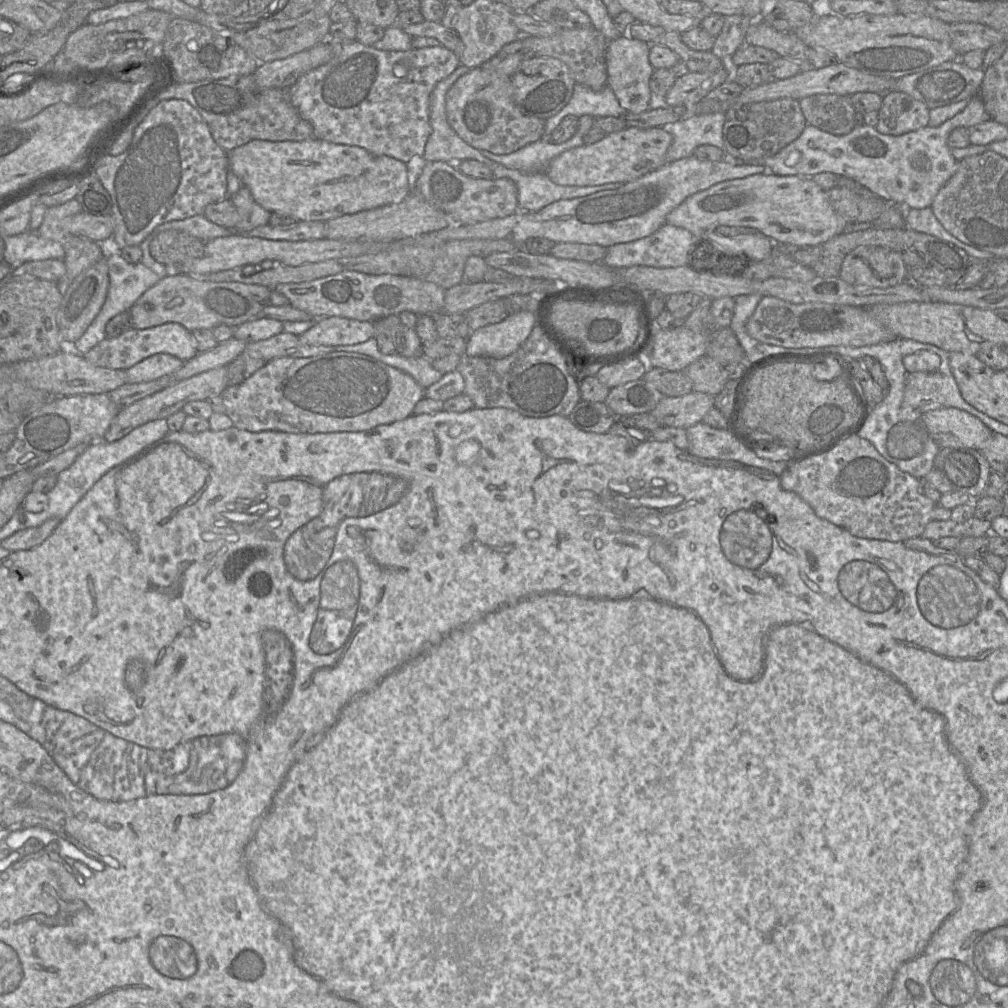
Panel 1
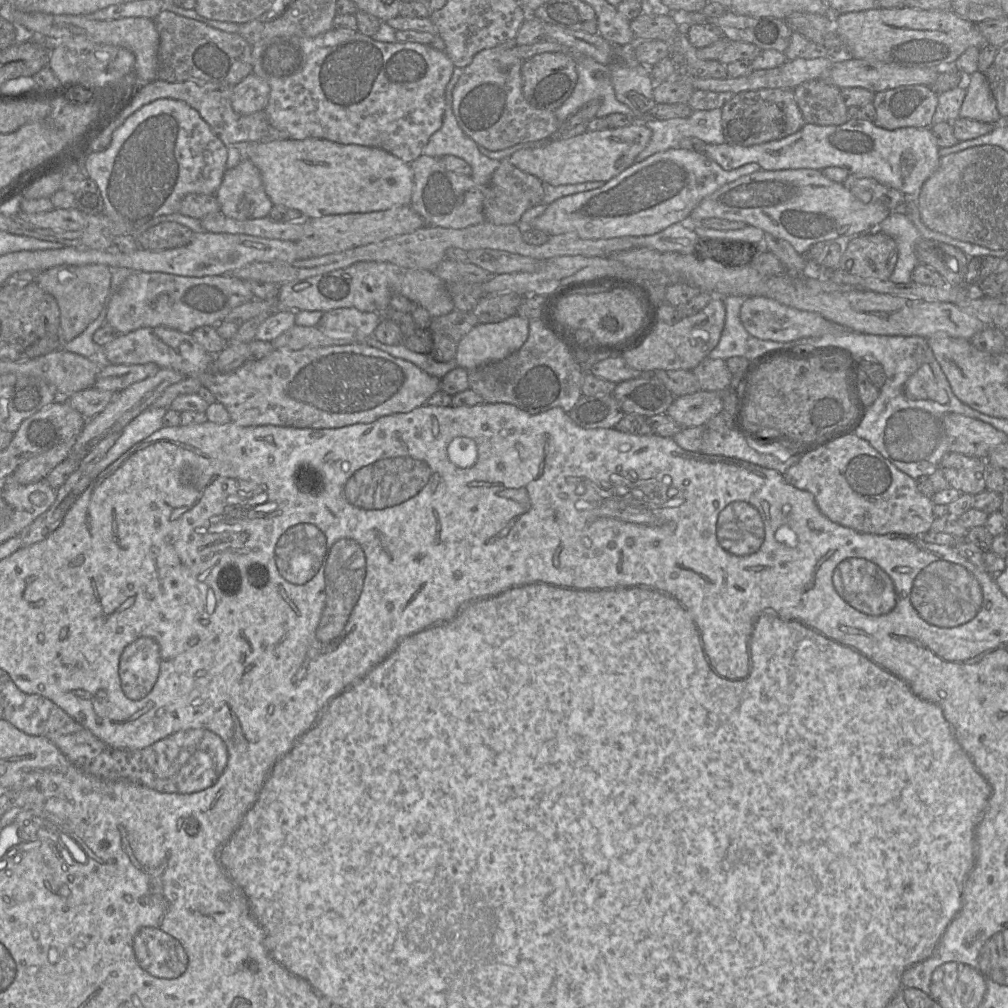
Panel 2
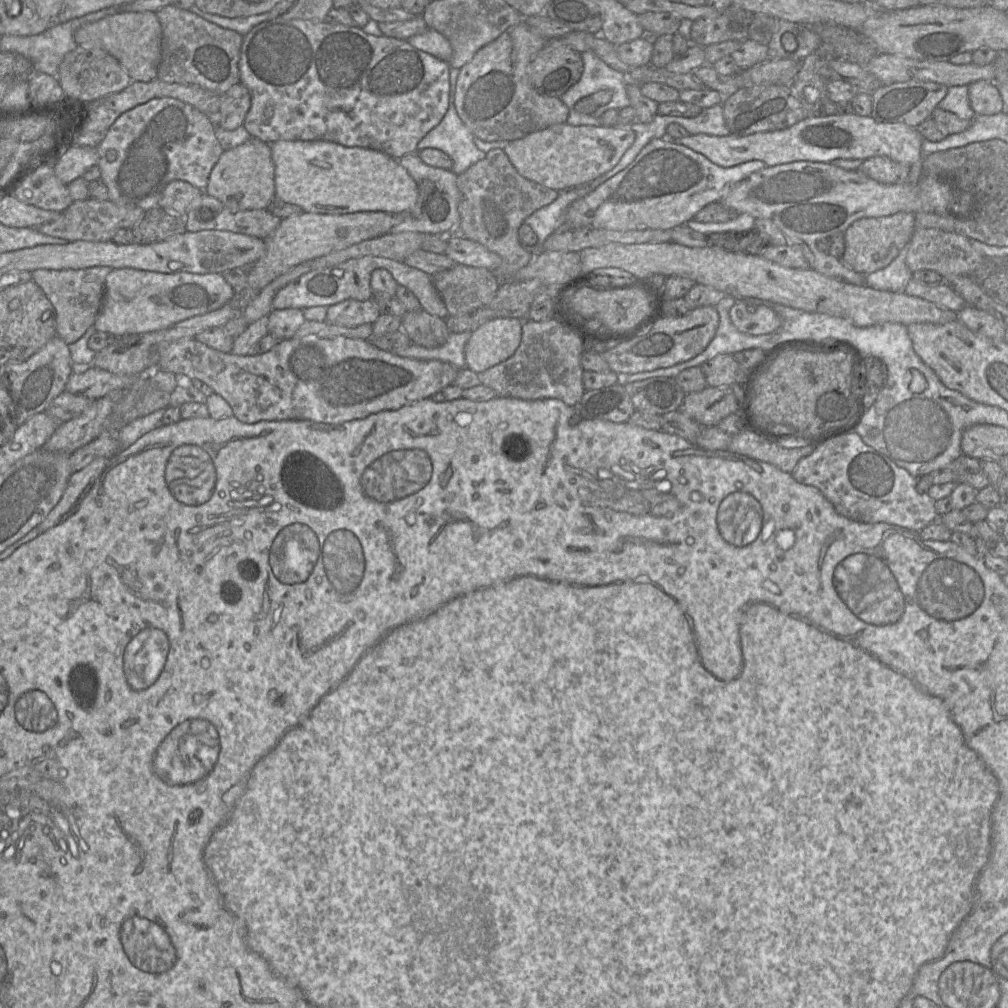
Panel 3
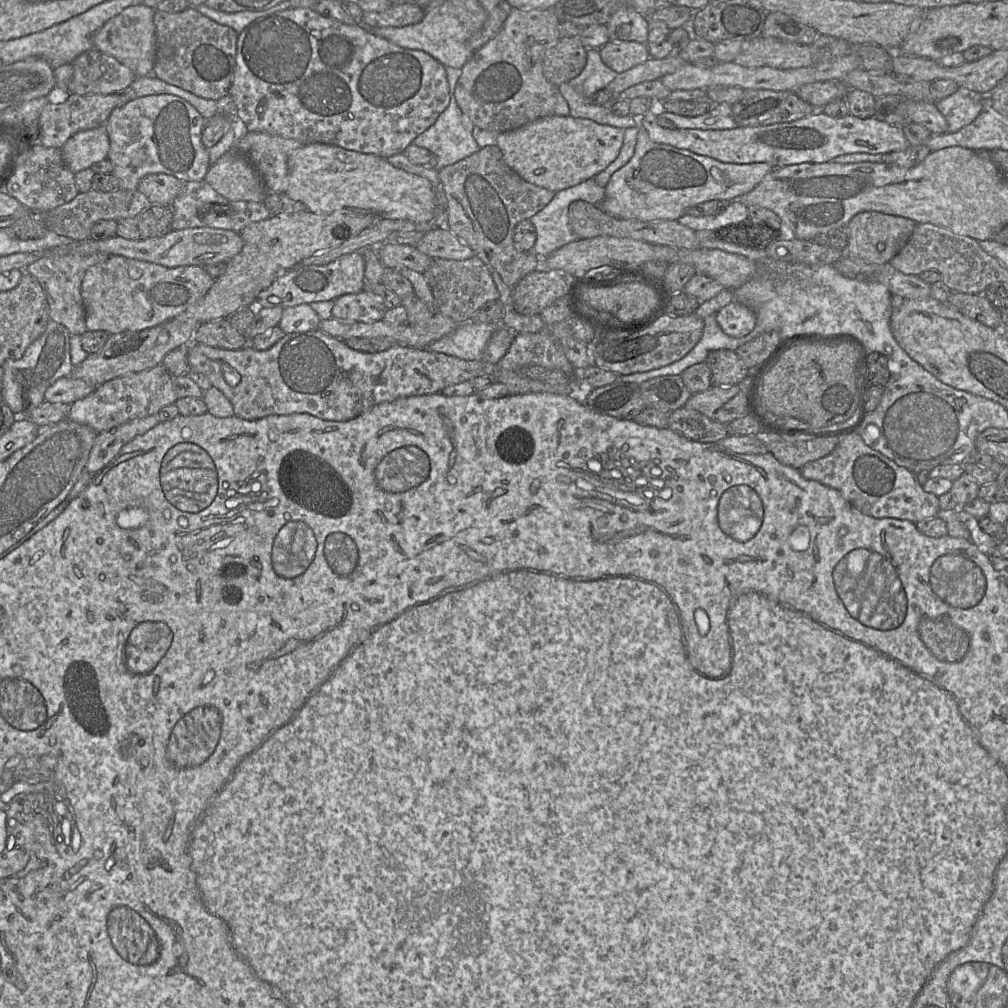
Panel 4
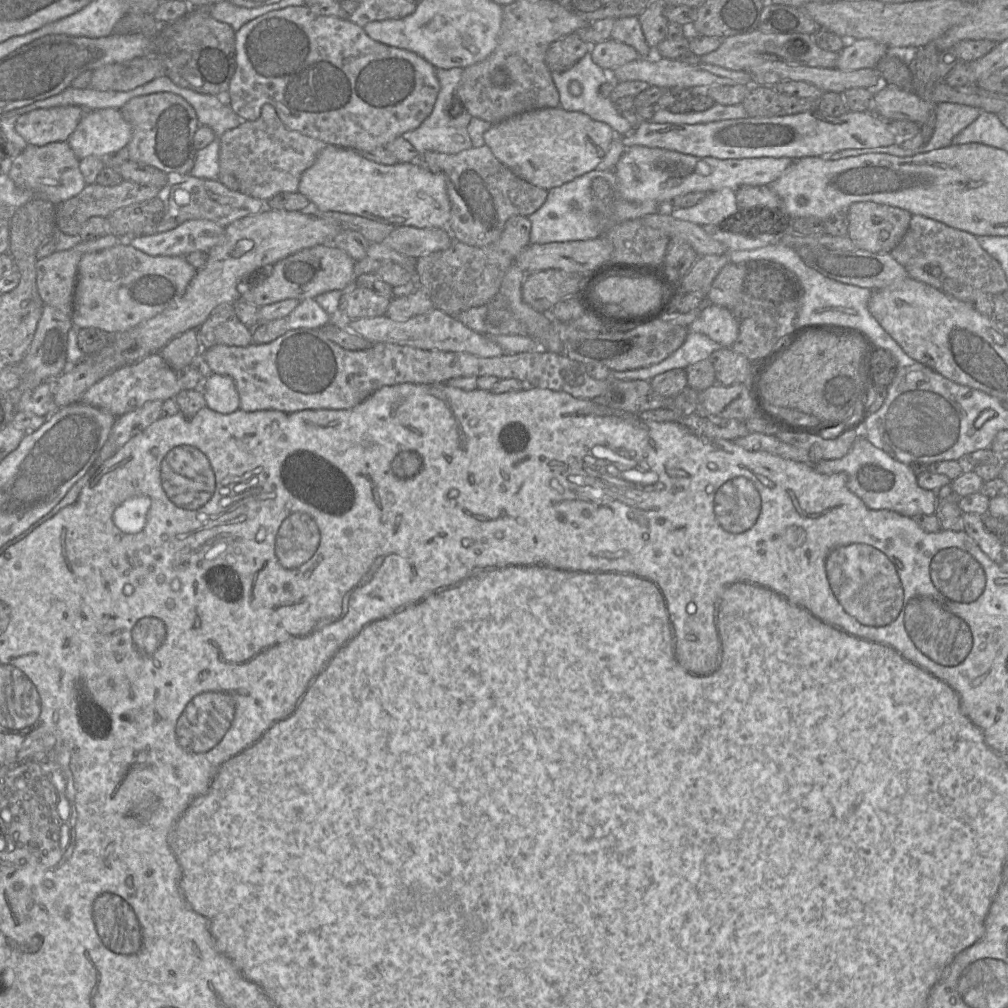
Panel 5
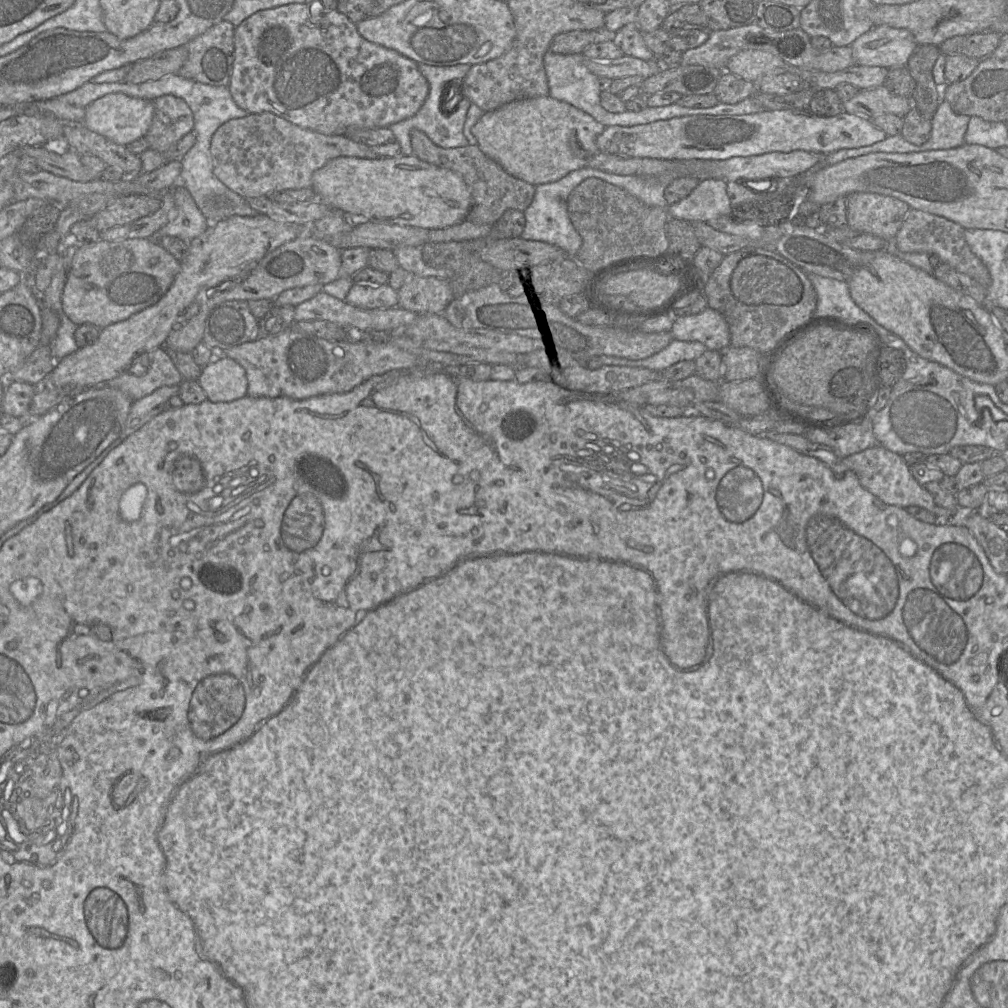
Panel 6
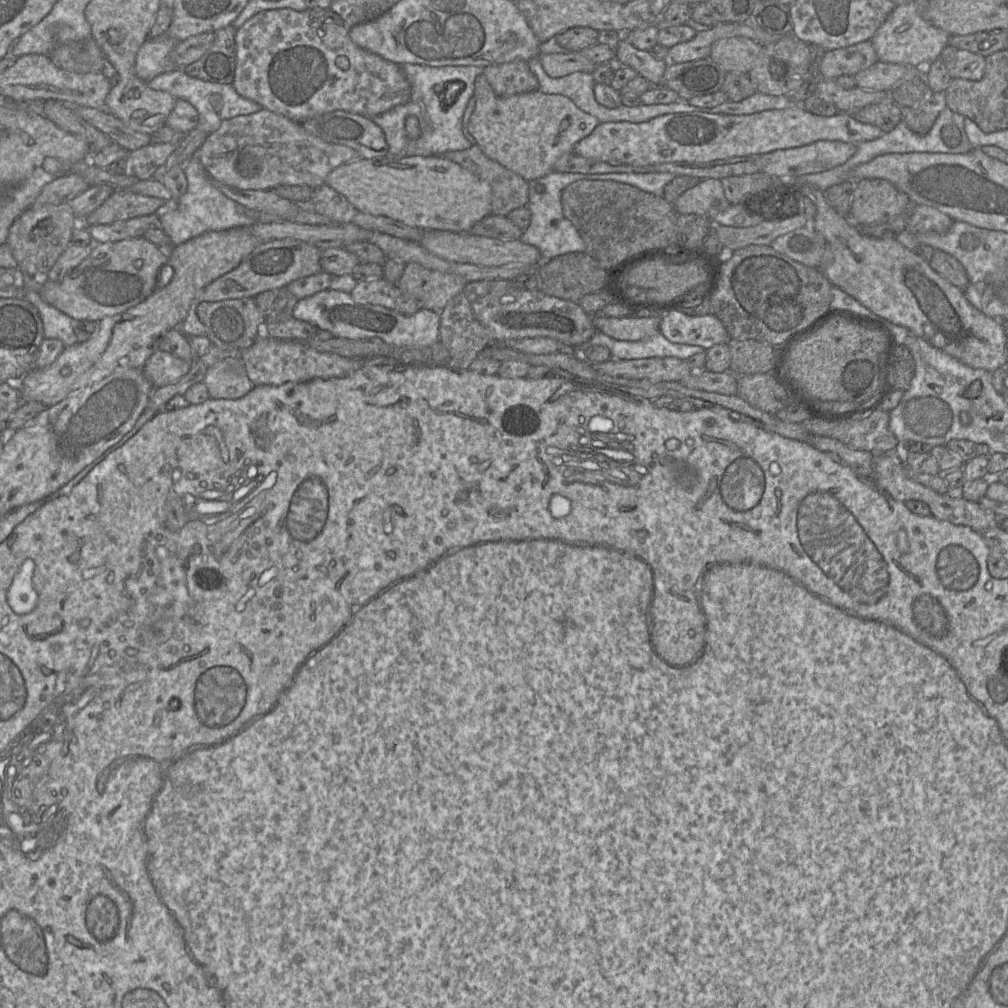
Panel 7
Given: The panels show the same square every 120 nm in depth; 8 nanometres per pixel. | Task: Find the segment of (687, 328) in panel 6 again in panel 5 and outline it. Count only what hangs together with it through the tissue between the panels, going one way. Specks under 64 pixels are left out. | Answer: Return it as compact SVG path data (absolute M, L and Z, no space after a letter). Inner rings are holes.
M714 304L704 308L687 328L688 332L707 335L723 347L731 347L739 333L739 324L733 314Z

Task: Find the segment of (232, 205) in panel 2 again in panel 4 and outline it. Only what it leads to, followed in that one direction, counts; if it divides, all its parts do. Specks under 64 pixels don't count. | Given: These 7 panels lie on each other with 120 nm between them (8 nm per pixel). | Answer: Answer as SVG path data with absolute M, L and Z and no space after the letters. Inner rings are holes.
M234 149L214 162L204 179L215 191L232 201L264 202L268 195L253 165Z

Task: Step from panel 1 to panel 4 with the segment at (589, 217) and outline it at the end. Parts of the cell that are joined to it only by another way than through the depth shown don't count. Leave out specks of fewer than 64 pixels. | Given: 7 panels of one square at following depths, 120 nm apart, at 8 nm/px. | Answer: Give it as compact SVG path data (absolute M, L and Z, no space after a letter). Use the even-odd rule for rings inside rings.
M639 118L637 142L630 161L614 172L600 208L621 219L678 220L686 210L710 200L733 201L752 191L775 168L767 162L724 163L714 158L652 141Z

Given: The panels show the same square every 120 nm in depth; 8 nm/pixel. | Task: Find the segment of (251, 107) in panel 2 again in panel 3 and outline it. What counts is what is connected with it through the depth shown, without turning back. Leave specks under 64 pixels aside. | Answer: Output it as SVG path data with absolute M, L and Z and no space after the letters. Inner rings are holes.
M240 82L220 95L219 125L224 130L235 130L243 126L245 117L251 107L251 94Z

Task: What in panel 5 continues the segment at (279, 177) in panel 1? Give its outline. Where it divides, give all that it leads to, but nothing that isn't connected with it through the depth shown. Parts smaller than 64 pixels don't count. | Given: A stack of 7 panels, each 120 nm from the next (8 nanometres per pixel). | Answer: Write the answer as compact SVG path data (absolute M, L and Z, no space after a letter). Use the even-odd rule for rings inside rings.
M336 145L326 146L314 164L300 178L298 192L306 196L312 208L321 211L337 211L355 214L394 227L447 228L451 216L451 203L443 176L432 173L419 161L379 164L364 158L359 152Z

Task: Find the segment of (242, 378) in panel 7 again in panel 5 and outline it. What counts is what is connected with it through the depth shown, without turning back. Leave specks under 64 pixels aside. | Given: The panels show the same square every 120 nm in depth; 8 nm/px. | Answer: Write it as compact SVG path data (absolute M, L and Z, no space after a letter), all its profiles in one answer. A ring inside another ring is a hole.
M212 374L202 383L206 406L210 409L229 414L240 408L240 397L234 380L227 375Z

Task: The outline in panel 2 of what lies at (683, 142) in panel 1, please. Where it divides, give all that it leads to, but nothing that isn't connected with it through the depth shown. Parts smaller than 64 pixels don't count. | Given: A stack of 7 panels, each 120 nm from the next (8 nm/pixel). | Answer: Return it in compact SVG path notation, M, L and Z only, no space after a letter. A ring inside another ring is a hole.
M722 108L712 110L693 110L687 118L668 120L649 120L645 125L652 131L651 139L641 151L635 163L671 148L679 148L683 138L696 137L707 144L725 142L722 127Z

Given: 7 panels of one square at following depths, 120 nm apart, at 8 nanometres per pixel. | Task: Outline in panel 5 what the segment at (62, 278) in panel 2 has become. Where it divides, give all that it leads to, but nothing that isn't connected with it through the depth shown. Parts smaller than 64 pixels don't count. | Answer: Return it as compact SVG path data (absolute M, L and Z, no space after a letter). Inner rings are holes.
M109 233L95 240L81 240L71 249L55 251L49 256L37 260L35 264L36 284L44 305L52 306L71 317L73 313L73 299L77 281L78 264L81 257L86 253L98 252L113 247L120 242L120 239L121 238Z

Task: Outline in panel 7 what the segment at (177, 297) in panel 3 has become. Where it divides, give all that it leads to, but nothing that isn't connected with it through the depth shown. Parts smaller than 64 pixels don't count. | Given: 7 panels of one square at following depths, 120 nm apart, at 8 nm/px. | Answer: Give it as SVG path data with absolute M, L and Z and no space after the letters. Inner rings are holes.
M143 236L94 243L90 254L78 266L60 281L46 281L38 292L46 303L77 321L99 322L148 298L156 289L159 271L167 264L167 252Z

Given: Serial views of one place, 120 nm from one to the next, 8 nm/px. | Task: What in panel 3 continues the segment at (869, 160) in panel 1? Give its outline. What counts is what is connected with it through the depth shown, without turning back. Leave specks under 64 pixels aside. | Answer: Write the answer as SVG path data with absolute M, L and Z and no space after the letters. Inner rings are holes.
M978 80L968 87L969 102L976 115L994 115L1003 111L1003 101L993 81ZM837 113L823 117L808 116L785 129L758 132L747 136L736 136L734 134L729 134L727 136L714 136L699 133L695 135L688 135L687 137L676 140L677 143L703 154L710 161L721 167L732 167L750 160L761 160L767 166L775 166L794 161L828 163L835 159L861 159L864 161L875 156L886 156L896 162L912 165L923 158L922 141L923 137L917 129L905 123L878 122L872 116L860 116L856 113Z

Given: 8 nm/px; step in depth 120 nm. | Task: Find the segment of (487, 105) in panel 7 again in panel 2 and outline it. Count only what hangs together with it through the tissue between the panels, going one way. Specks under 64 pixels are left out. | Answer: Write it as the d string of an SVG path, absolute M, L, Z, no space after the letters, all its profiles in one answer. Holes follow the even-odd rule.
M635 121L625 127L586 131L568 139L551 138L538 147L516 151L509 161L516 168L552 186L607 182L635 163L637 155L646 148L651 136L652 131L645 123Z

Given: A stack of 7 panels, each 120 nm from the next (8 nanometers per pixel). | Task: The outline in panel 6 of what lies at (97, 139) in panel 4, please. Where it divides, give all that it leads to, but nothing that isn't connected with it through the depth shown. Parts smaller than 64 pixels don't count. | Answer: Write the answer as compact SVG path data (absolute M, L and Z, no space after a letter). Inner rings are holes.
M111 93L86 107L83 125L117 144L128 146L147 134L153 115L154 105L152 100L132 97L123 93Z

